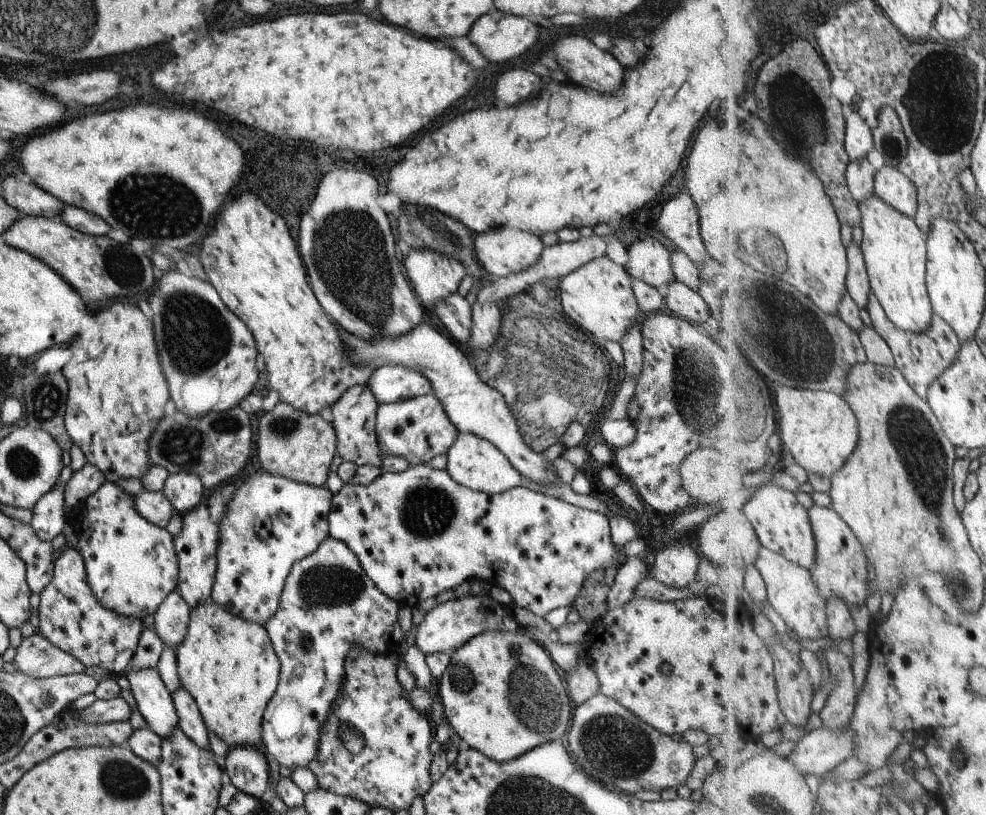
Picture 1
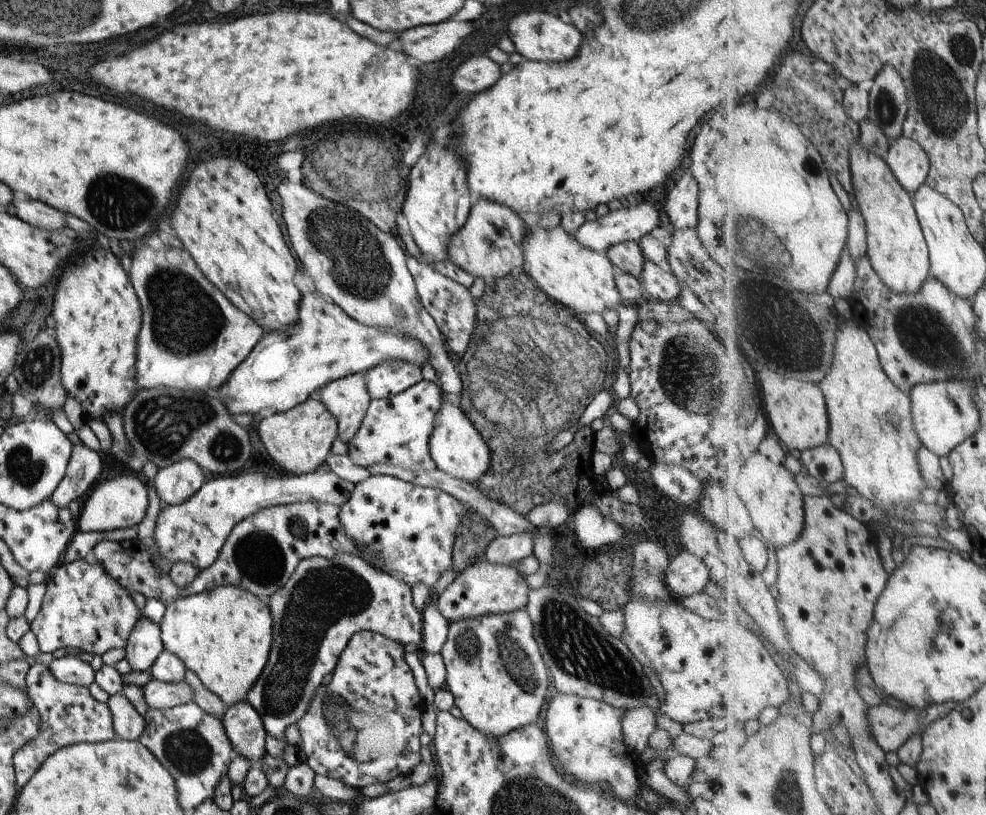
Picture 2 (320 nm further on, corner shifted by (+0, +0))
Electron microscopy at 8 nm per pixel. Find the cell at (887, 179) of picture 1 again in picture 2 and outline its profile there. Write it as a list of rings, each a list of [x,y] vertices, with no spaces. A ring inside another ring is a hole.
[[[905,134],[891,140],[890,149],[885,159],[899,182],[913,196],[926,182],[932,169],[932,158],[925,147]]]

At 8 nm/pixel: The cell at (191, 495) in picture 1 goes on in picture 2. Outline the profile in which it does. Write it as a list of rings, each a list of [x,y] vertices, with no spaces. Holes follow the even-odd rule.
[[[189,459],[158,469],[152,483],[163,504],[175,506],[185,502],[207,480],[208,475]]]

